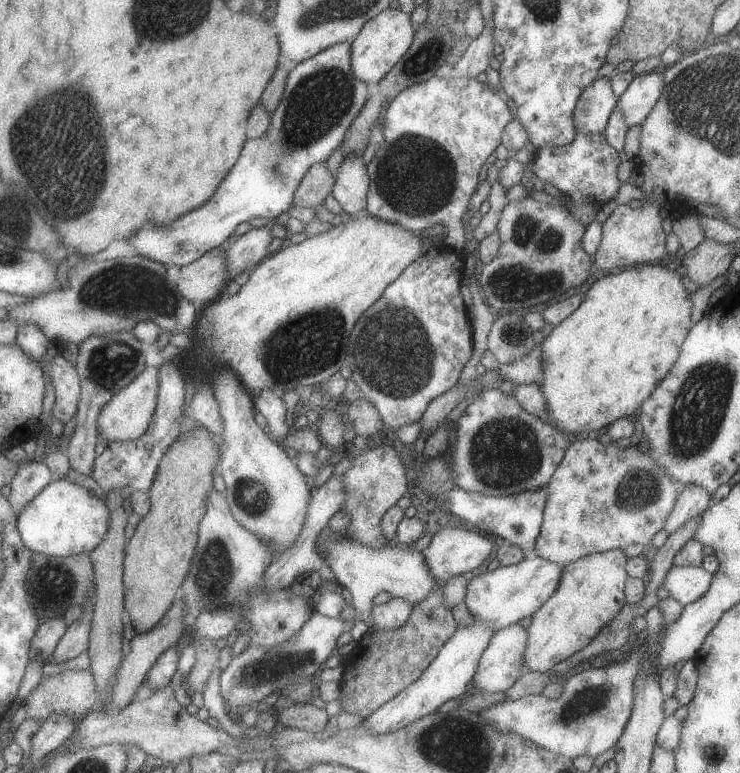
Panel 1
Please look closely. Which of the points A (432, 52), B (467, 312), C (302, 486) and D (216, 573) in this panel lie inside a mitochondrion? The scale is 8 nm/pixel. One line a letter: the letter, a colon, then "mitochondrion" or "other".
A: mitochondrion
B: other
C: other
D: mitochondrion

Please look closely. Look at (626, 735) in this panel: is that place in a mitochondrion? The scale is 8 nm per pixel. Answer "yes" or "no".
no

